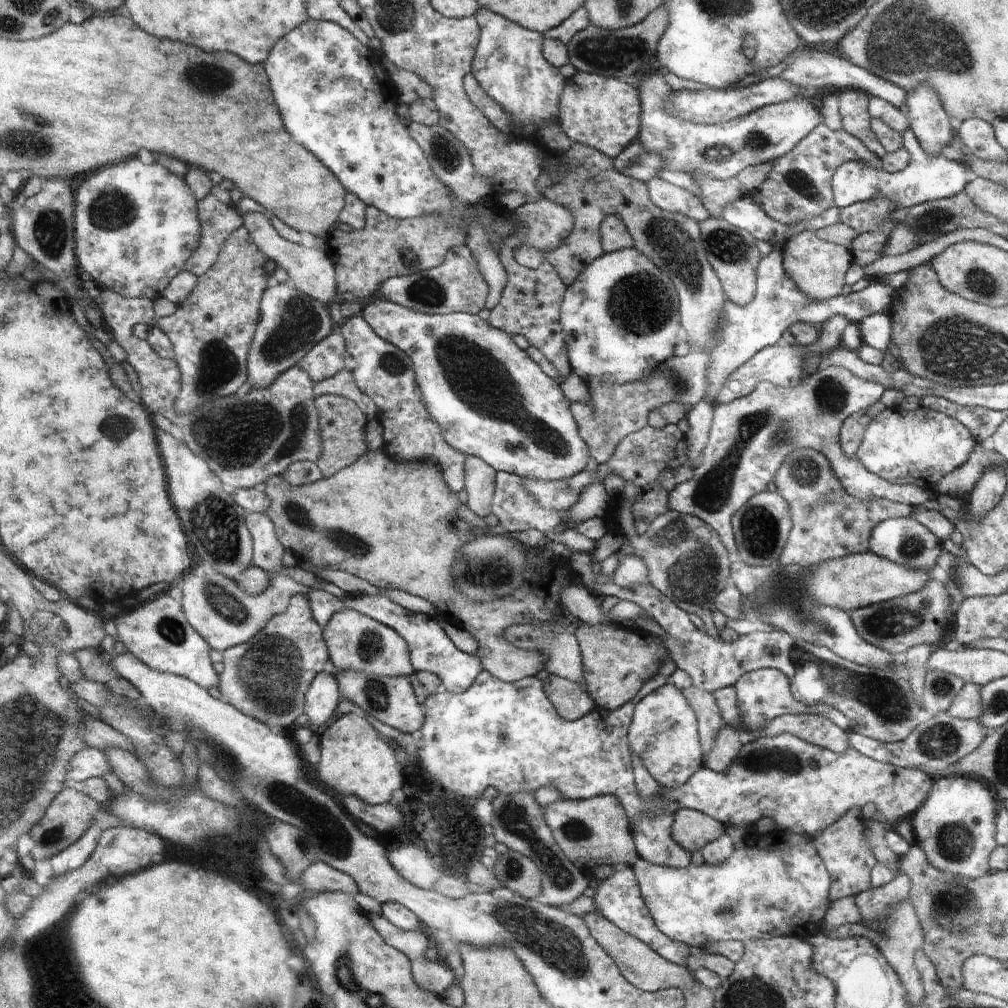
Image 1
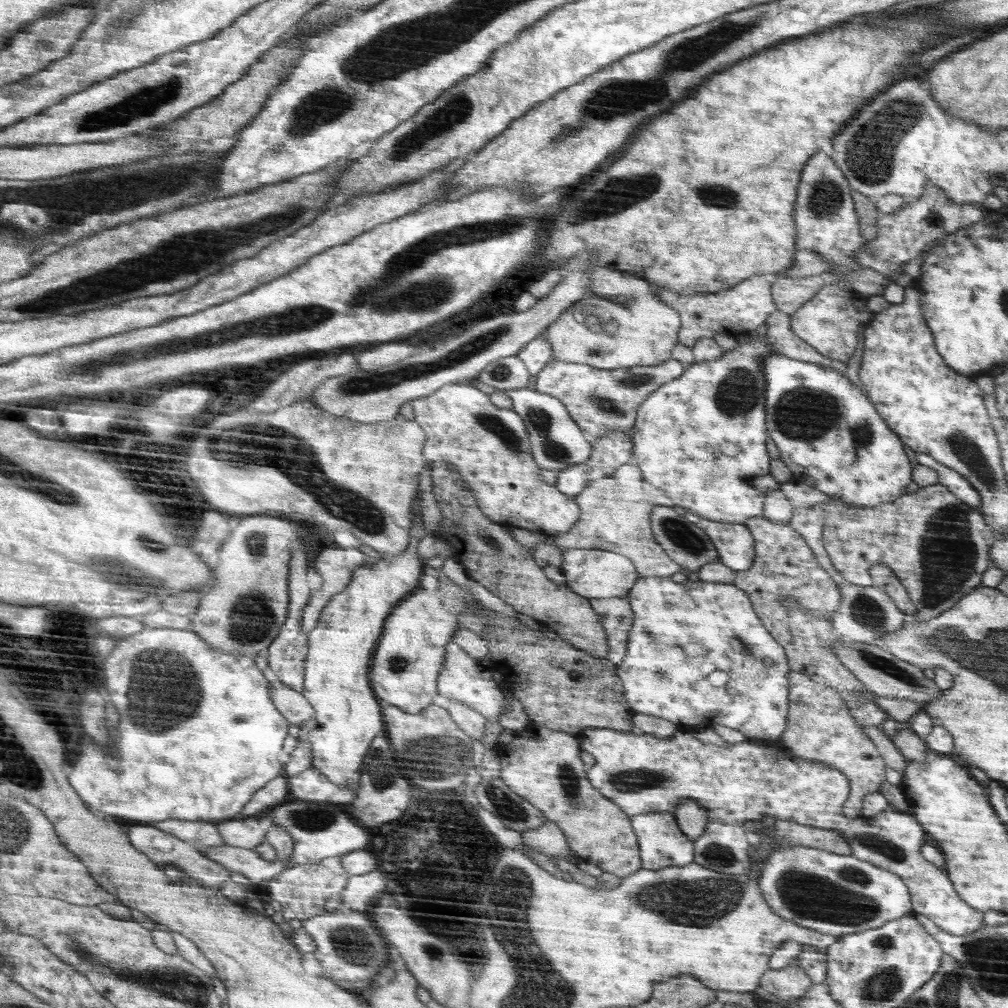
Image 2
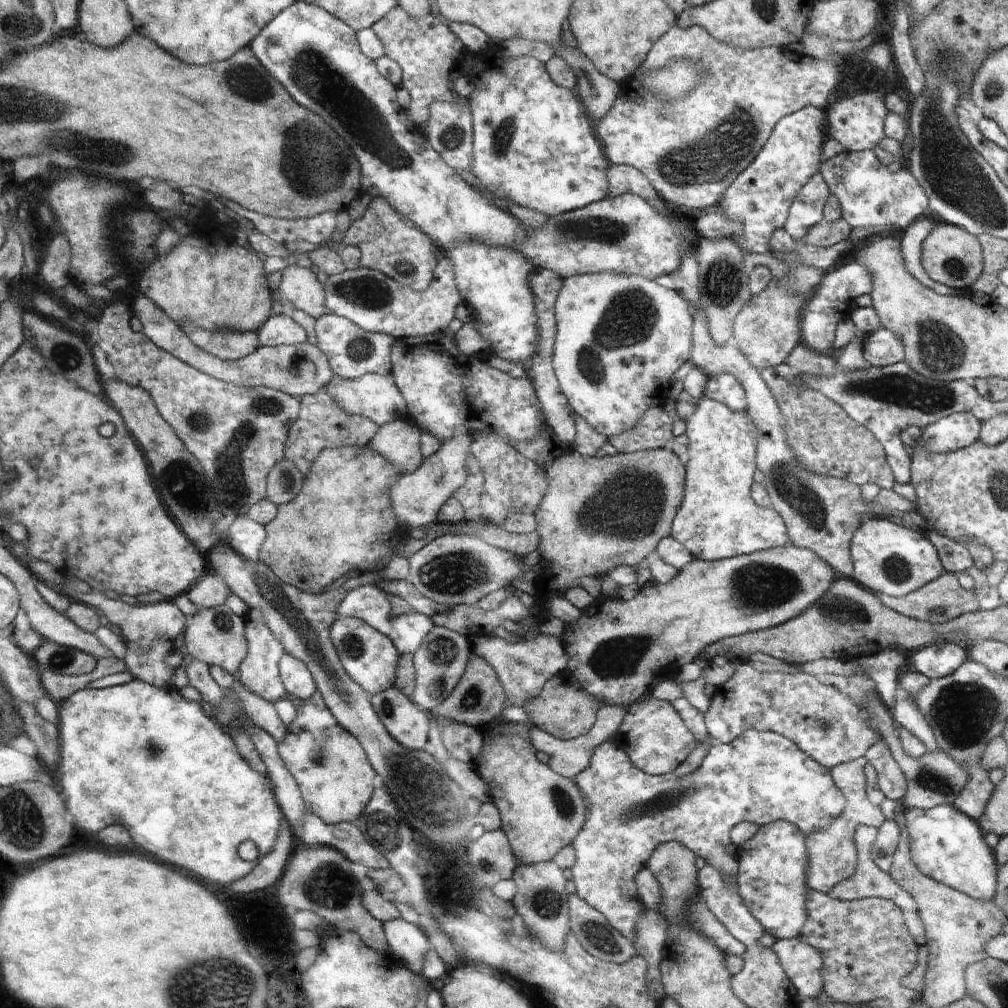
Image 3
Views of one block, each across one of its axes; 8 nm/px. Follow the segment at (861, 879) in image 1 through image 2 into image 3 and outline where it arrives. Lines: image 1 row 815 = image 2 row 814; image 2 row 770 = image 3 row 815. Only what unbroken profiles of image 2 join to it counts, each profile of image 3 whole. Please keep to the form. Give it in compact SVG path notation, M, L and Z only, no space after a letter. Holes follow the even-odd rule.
M864 756L830 769L833 781L845 795L845 809L841 816L826 829L806 835L806 846L809 849L808 886L810 889L827 893L834 885L852 877L857 872L856 830L861 825L878 828L886 820L879 803L868 793L868 779L865 777L867 764L868 760Z

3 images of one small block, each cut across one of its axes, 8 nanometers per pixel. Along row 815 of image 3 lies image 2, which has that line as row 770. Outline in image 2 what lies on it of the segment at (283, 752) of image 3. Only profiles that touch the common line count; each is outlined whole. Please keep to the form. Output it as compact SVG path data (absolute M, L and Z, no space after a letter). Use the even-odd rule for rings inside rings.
M402 552L396 556L384 555L374 559L374 564L360 566L354 570L352 582L328 601L322 610L318 624L307 633L307 657L305 660L304 689L301 693L314 708L313 722L304 722L297 727L295 736L306 740L312 748L312 768L336 786L352 788L356 791L361 784L361 768L365 764L365 755L369 752L376 734L382 730L382 714L376 702L372 686L368 686L368 664L376 640L382 636L382 626L392 608L404 600L420 584L422 564L418 558L408 558Z

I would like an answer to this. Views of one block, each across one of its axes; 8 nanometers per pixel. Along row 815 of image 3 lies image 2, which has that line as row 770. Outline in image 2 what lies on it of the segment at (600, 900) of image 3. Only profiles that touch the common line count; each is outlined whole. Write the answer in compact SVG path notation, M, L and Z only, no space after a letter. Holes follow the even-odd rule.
M602 726L584 728L575 735L581 739L581 748L595 758L595 764L588 772L590 784L601 792L602 796L609 797L614 804L620 805L631 817L646 812L674 813L682 800L694 800L696 804L706 808L706 812L710 812L709 822L741 826L746 820L764 820L771 817L795 820L798 824L811 827L830 828L842 832L842 836L853 848L852 856L877 868L896 873L902 878L902 881L909 886L913 914L926 916L936 924L937 928L956 936L970 935L984 925L984 914L961 900L946 870L934 867L920 853L920 847L926 844L924 837L926 831L910 809L905 811L894 805L888 805L884 811L870 819L850 819L845 815L844 804L849 798L849 783L852 781L841 769L836 769L822 761L798 757L788 748L765 746L767 742L762 740L745 740L741 743L716 746L704 744L691 732L679 729L670 740L662 740L661 737L646 733L642 735L623 733Z

